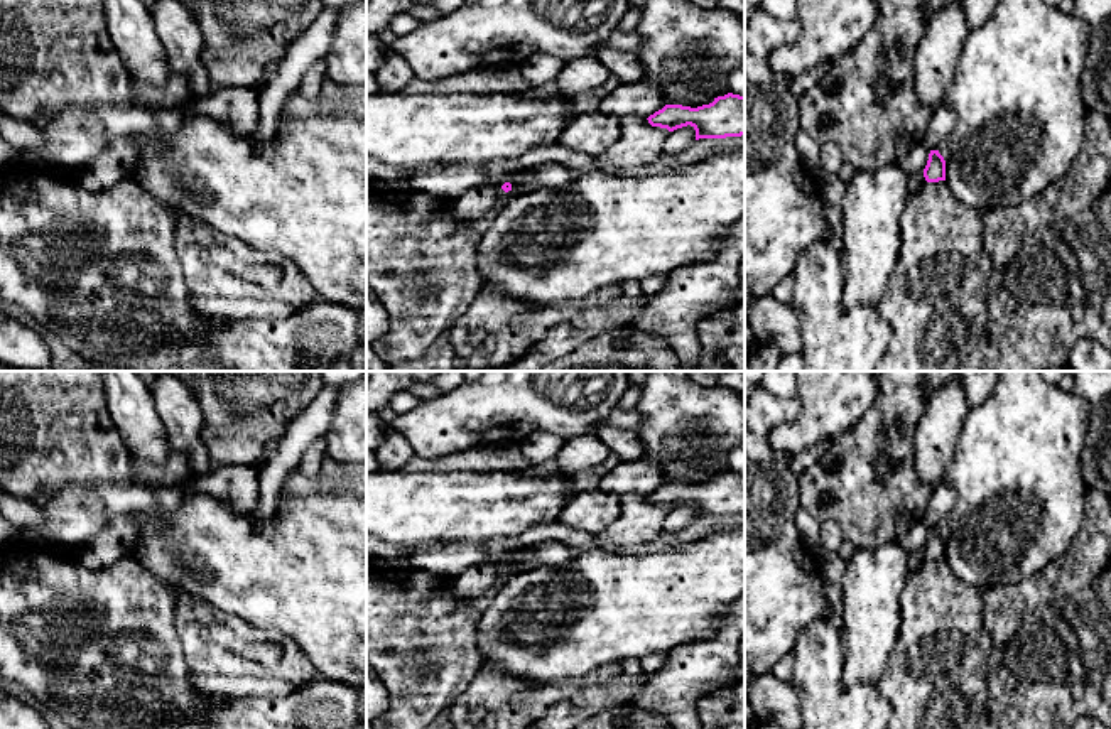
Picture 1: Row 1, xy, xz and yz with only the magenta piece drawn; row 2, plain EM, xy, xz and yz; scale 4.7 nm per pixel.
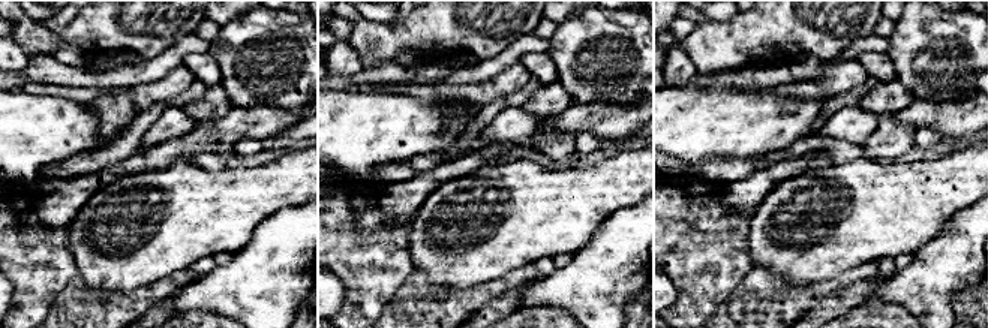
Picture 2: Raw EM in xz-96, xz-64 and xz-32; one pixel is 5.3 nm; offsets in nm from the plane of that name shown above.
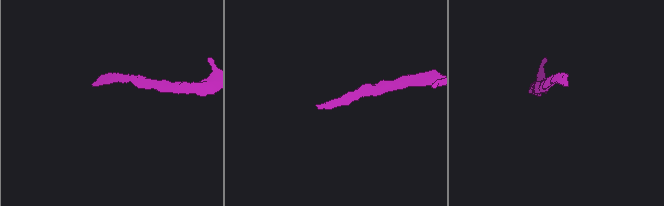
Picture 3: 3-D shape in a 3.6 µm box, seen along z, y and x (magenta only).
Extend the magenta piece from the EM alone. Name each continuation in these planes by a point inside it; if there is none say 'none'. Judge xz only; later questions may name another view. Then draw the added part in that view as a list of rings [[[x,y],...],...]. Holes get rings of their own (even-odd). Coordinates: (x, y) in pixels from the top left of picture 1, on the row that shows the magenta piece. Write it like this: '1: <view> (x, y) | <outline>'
1: xz (475, 203) | [[[485,184],[476,189],[466,191],[453,202],[453,218],[459,223],[471,223],[488,214],[496,204],[498,196],[503,192],[498,184]]]

